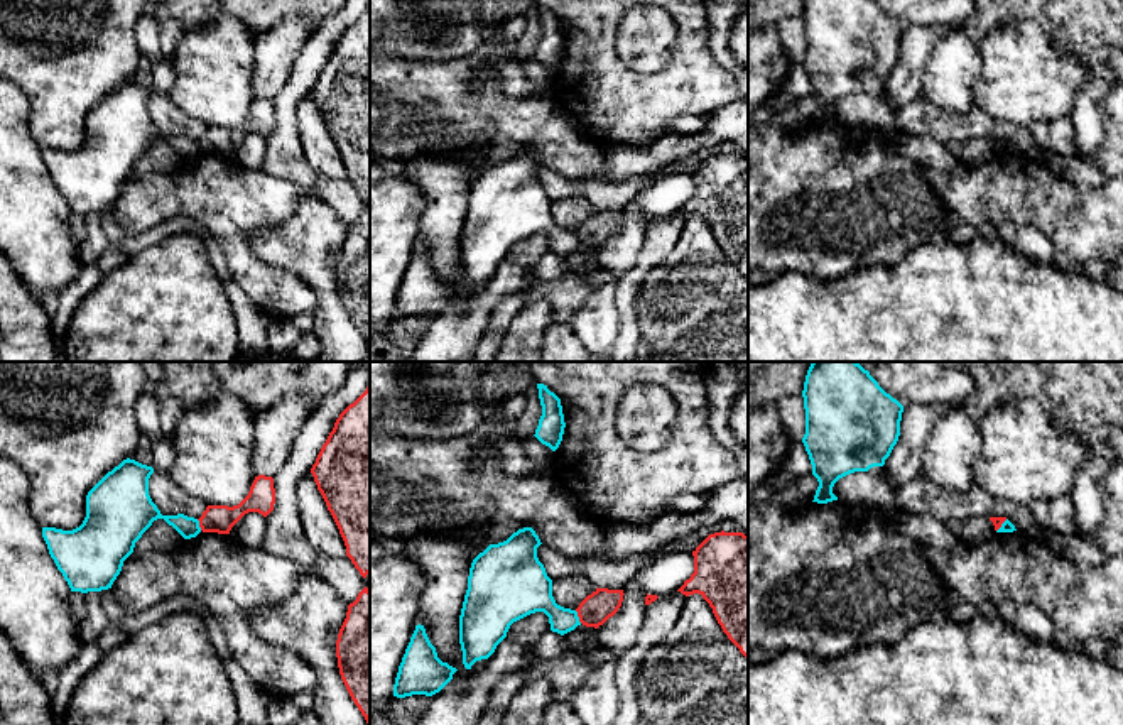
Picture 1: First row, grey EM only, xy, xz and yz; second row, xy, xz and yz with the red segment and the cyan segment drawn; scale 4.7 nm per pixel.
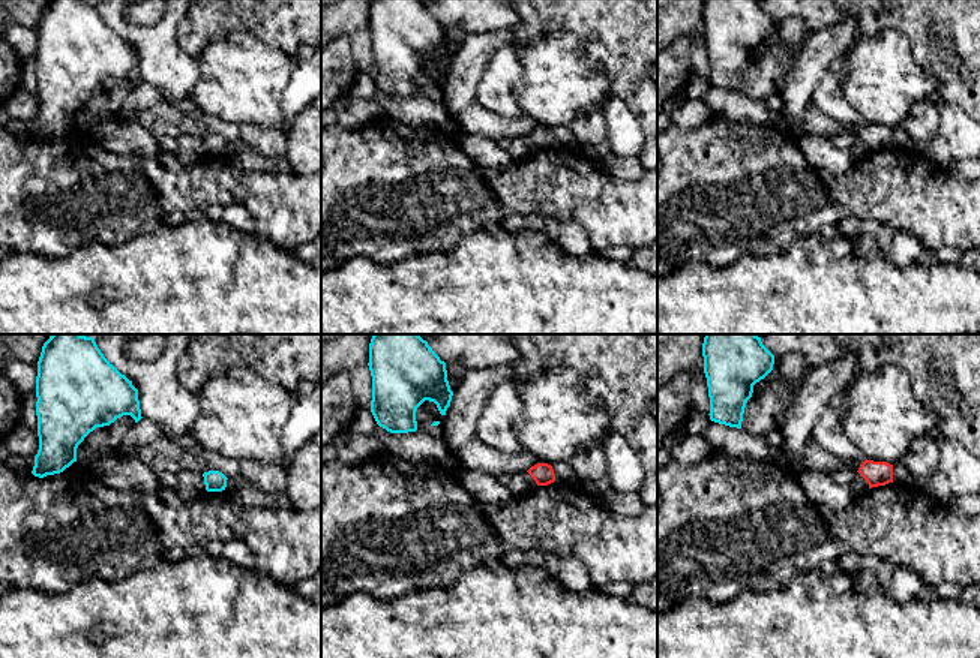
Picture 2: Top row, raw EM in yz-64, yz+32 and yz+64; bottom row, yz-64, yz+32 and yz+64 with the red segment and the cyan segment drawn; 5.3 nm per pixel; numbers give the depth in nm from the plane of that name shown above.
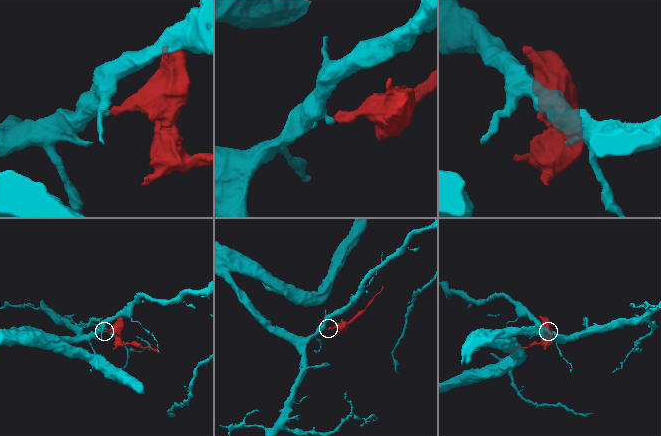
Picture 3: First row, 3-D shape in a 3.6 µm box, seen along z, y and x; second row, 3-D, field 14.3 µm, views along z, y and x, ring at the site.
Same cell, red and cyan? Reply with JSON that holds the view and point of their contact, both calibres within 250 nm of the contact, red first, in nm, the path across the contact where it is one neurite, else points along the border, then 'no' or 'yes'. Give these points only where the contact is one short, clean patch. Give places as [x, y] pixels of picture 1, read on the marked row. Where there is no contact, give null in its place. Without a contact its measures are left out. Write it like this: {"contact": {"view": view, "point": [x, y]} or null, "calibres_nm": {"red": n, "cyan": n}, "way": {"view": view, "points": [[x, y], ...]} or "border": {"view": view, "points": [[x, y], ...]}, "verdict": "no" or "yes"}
{"contact": {"view": "xz", "point": [578, 615]}, "calibres_nm": {"red": 150, "cyan": 190}, "border": {"view": "xz", "points": [[575, 610], [581, 622]]}, "verdict": "no"}

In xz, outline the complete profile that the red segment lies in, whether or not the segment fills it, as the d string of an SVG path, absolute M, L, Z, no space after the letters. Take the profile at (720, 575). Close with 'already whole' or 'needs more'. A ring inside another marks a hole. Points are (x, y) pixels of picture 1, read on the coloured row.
M709 534L692 556L694 573L677 591L699 593L728 639L748 657L748 536Z | already whole

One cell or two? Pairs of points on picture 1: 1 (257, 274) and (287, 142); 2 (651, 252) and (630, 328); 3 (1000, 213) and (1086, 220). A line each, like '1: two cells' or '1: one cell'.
1: two cells
2: one cell
3: one cell

